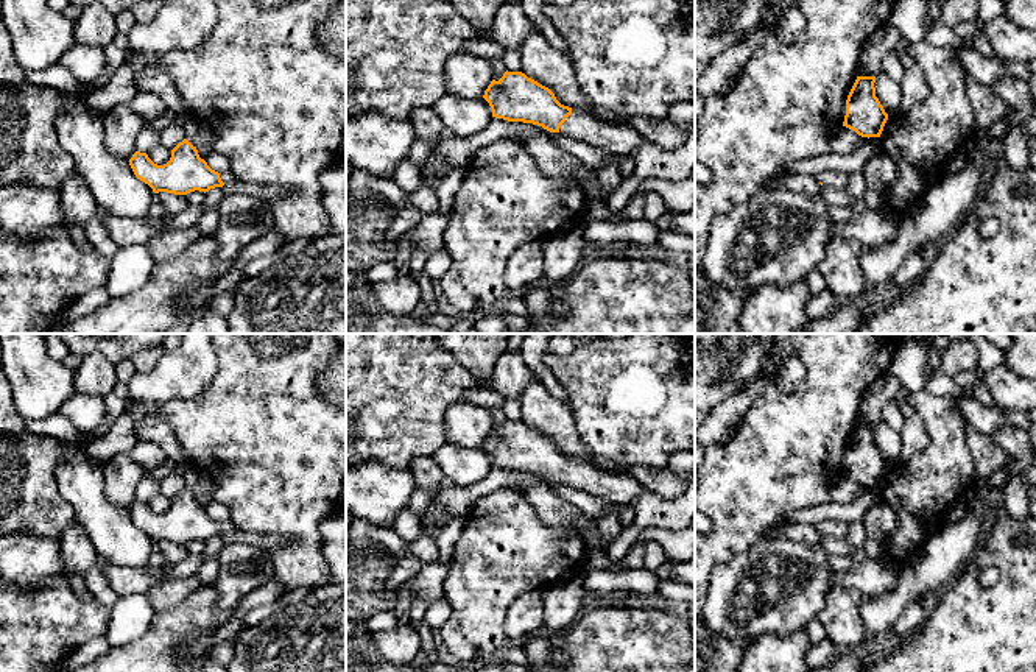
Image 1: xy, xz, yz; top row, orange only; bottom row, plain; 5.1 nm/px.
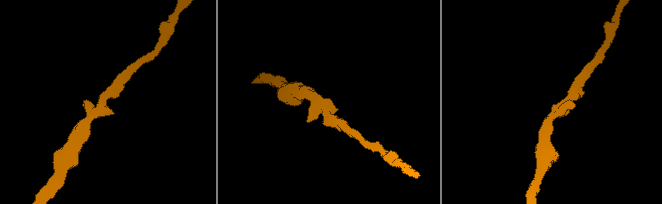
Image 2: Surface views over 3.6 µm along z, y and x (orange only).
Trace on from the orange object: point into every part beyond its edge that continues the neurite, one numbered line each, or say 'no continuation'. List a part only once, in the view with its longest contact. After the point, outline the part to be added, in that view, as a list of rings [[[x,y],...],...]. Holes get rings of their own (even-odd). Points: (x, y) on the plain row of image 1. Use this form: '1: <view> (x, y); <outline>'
1: xz (614, 488); [[[576,458],[559,476],[559,483],[584,490],[592,496],[626,508],[634,508],[636,499],[645,490],[636,479],[615,472],[606,472]]]

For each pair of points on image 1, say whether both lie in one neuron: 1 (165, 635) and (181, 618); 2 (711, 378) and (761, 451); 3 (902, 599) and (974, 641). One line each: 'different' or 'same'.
1: same
2: different
3: different

